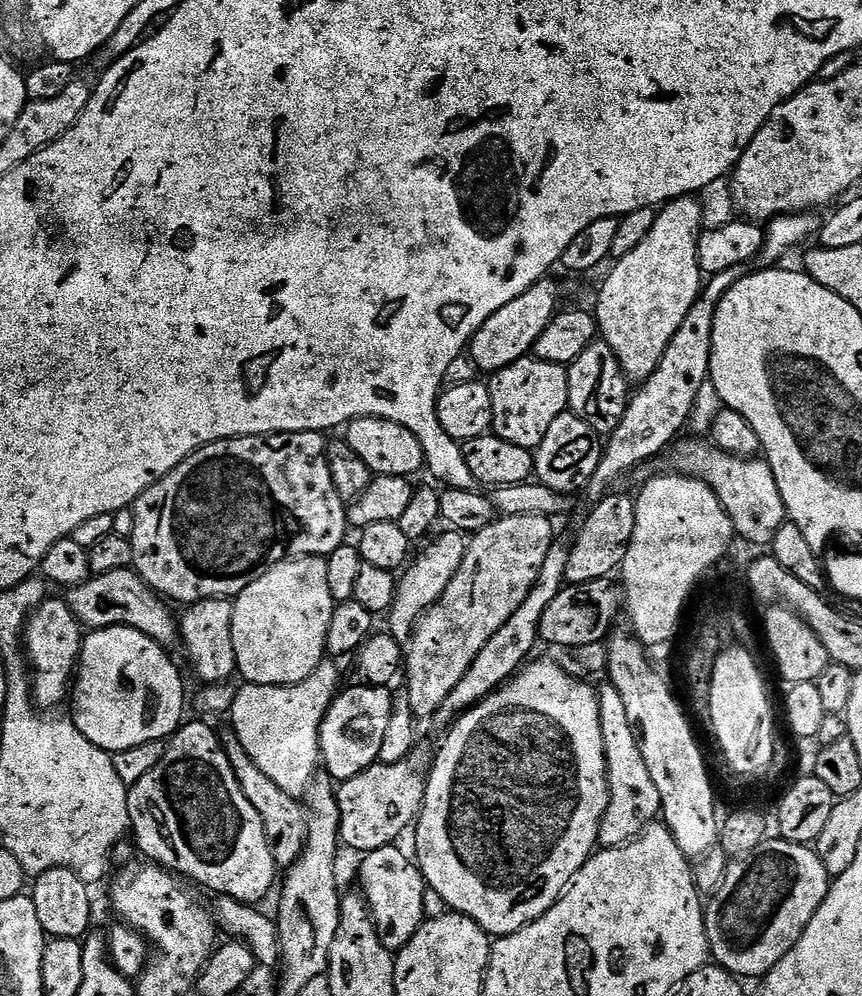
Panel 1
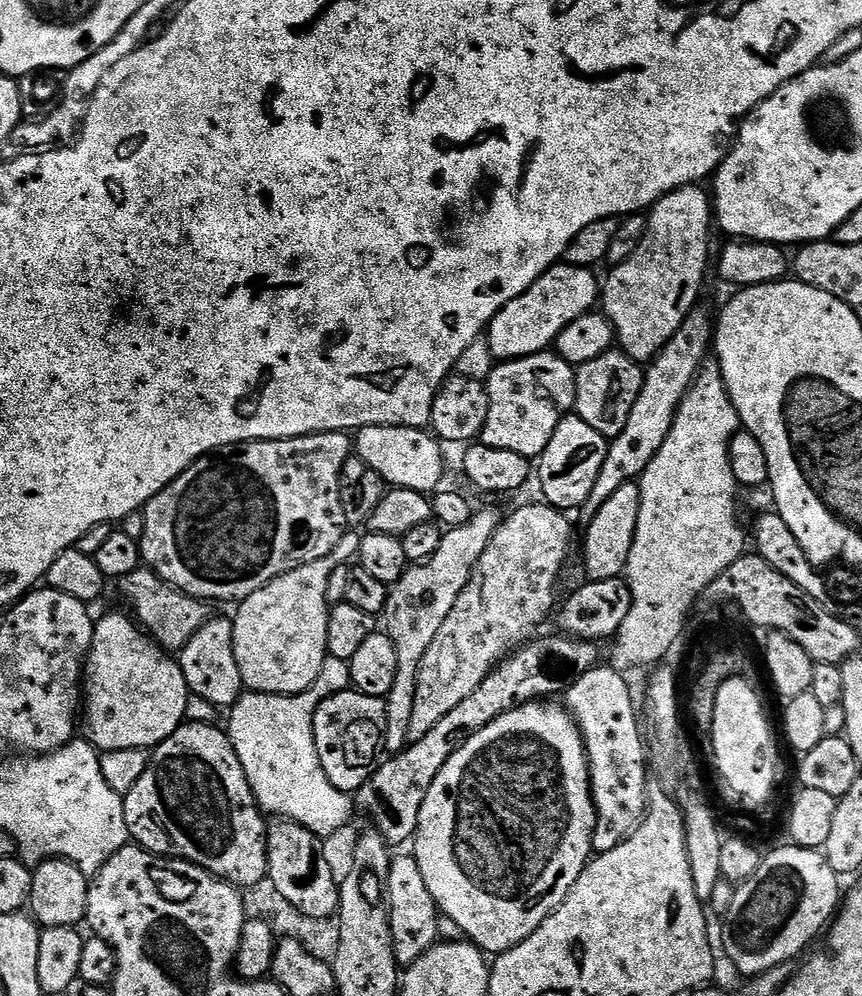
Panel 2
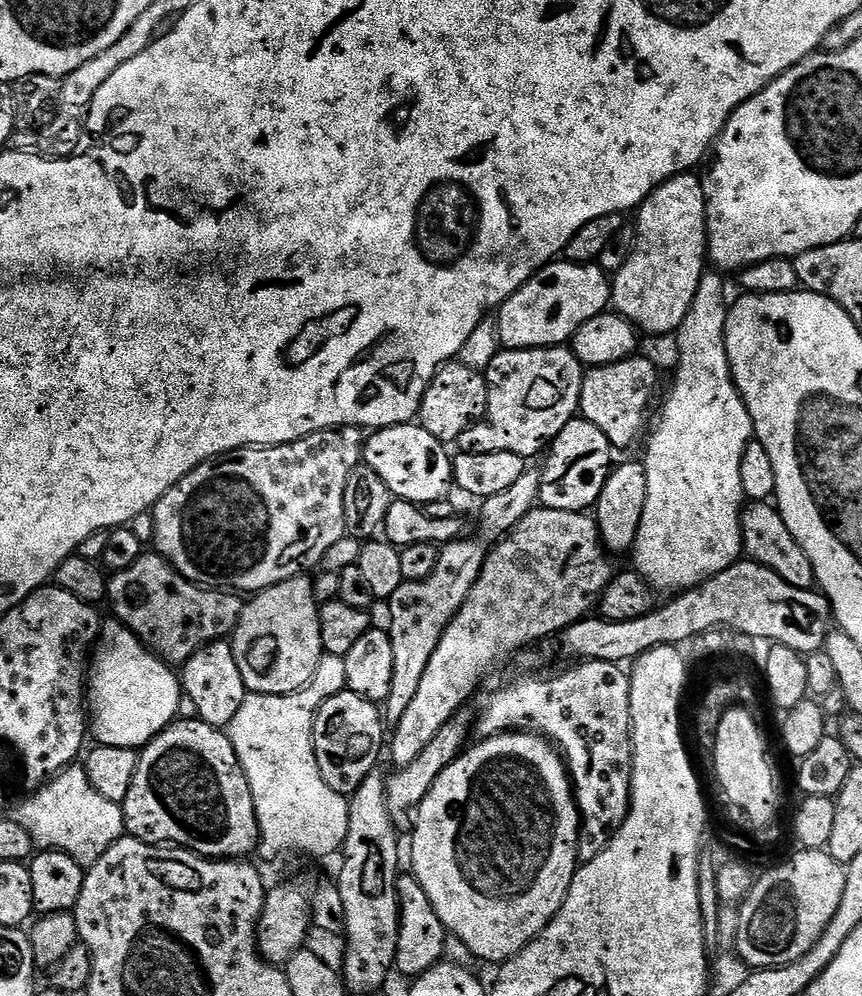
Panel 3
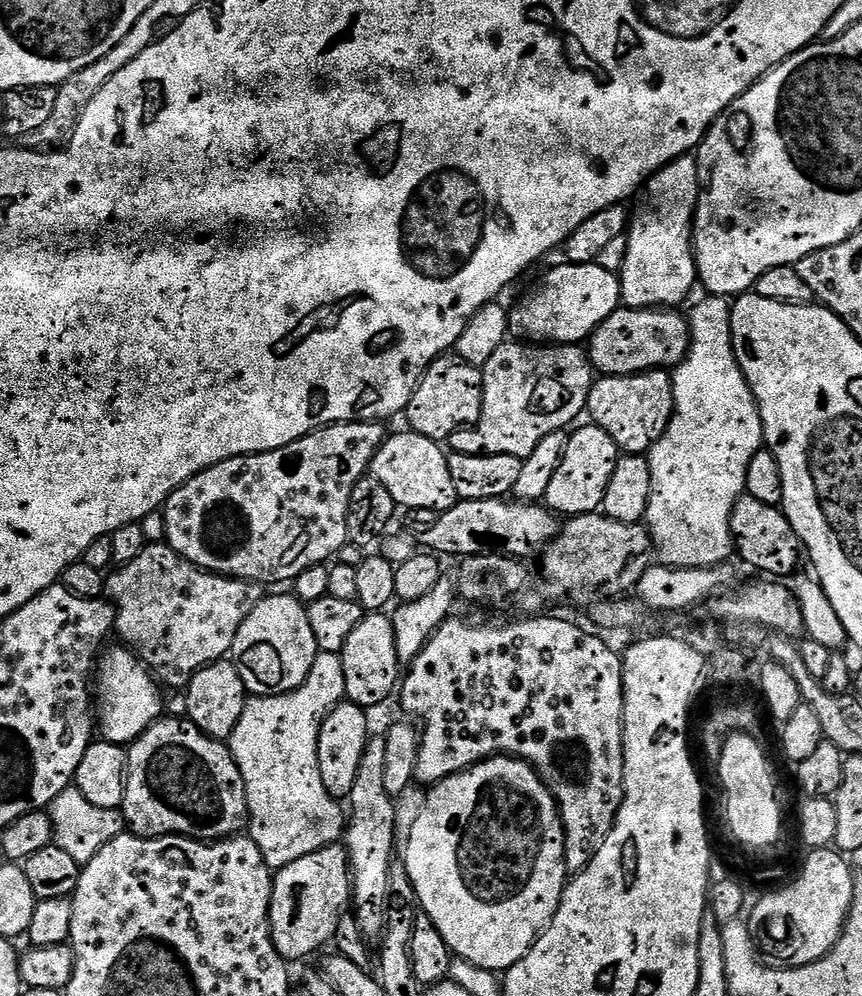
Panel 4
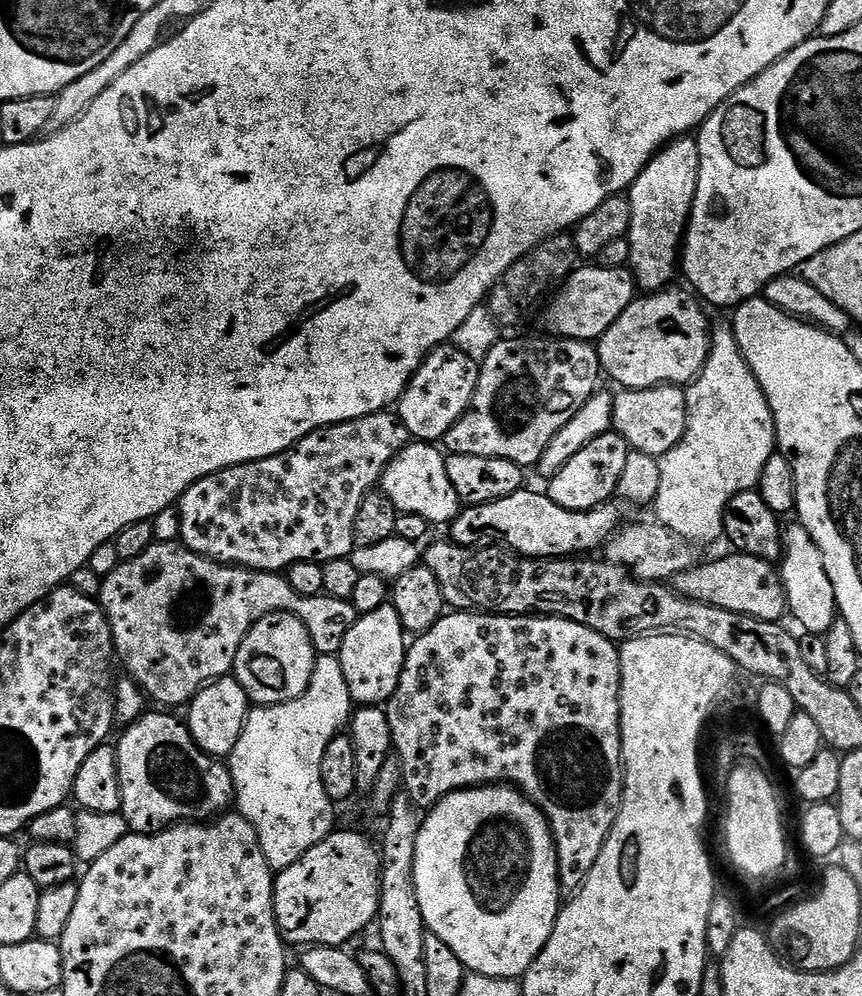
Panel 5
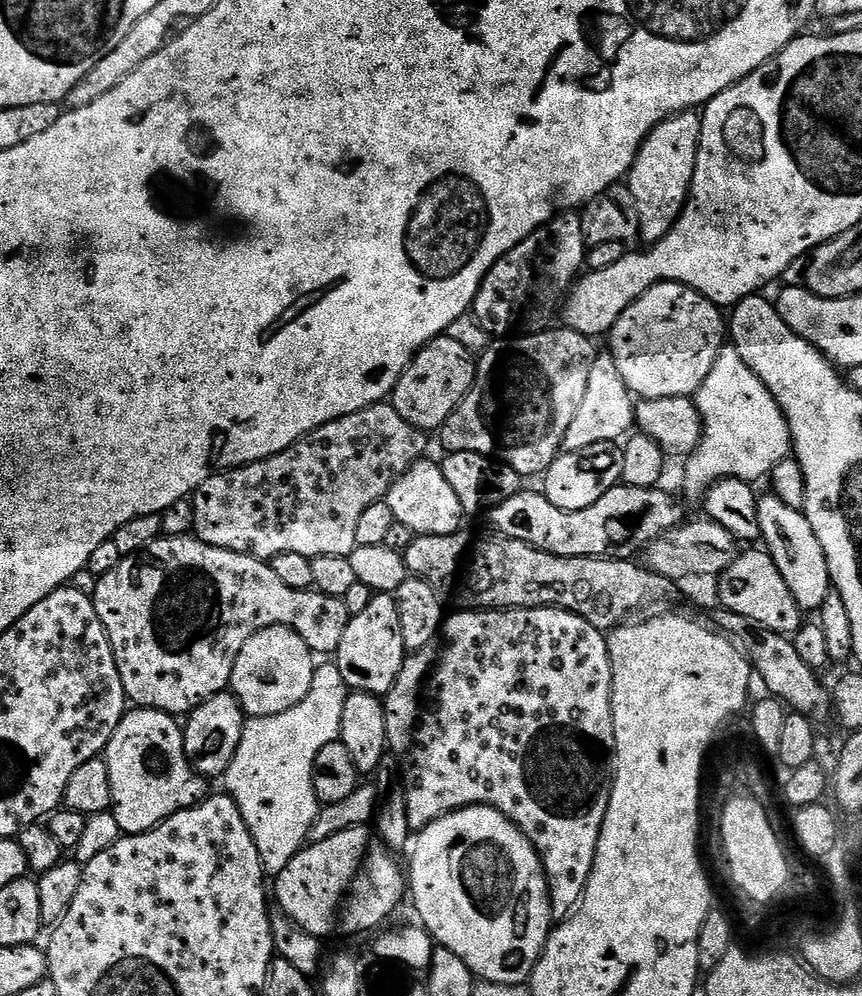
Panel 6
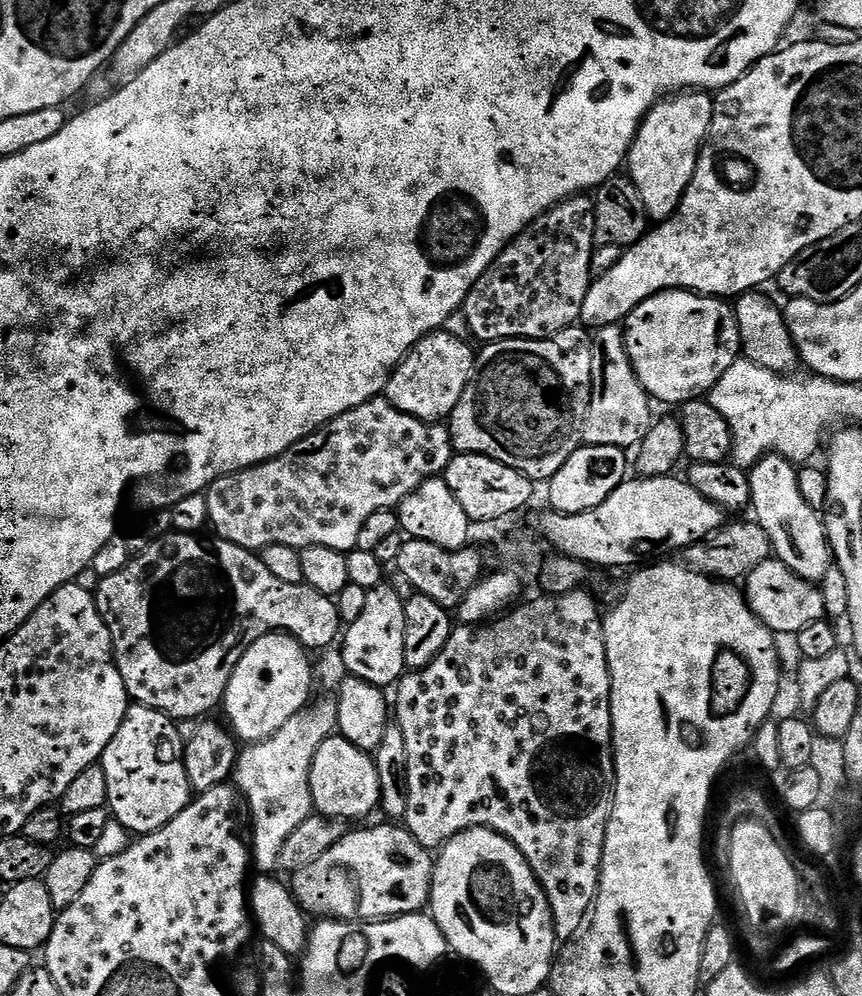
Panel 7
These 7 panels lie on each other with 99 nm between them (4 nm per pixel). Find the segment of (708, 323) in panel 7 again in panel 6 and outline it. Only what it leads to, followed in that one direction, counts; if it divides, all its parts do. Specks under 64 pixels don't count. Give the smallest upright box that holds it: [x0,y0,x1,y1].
[610,282,726,397]

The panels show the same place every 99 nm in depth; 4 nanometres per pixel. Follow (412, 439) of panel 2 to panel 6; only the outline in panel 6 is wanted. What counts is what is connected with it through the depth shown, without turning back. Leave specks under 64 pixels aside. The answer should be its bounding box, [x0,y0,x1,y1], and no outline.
[386,458,466,536]

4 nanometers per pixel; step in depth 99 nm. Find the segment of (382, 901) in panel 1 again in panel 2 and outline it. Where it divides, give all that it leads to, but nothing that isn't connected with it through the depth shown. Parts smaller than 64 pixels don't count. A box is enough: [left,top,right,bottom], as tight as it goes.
[386,855,442,965]

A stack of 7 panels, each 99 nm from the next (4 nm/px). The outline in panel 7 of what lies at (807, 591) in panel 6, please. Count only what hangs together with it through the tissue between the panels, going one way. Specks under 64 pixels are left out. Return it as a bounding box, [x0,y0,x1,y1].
[748,454,834,585]

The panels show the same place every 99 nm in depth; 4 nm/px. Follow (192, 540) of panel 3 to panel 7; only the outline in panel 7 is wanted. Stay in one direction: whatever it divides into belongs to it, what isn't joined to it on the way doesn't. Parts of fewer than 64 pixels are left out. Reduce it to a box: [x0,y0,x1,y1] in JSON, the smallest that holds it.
[206,398,454,554]

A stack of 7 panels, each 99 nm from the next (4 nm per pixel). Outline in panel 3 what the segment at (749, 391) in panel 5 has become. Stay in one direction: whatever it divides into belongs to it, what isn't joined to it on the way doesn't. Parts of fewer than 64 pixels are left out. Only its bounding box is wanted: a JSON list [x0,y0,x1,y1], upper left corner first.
[634,271,754,594]

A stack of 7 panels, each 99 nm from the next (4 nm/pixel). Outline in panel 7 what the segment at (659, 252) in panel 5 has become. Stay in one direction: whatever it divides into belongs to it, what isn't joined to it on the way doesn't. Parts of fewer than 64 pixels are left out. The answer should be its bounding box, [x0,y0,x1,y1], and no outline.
[626,90,713,221]

